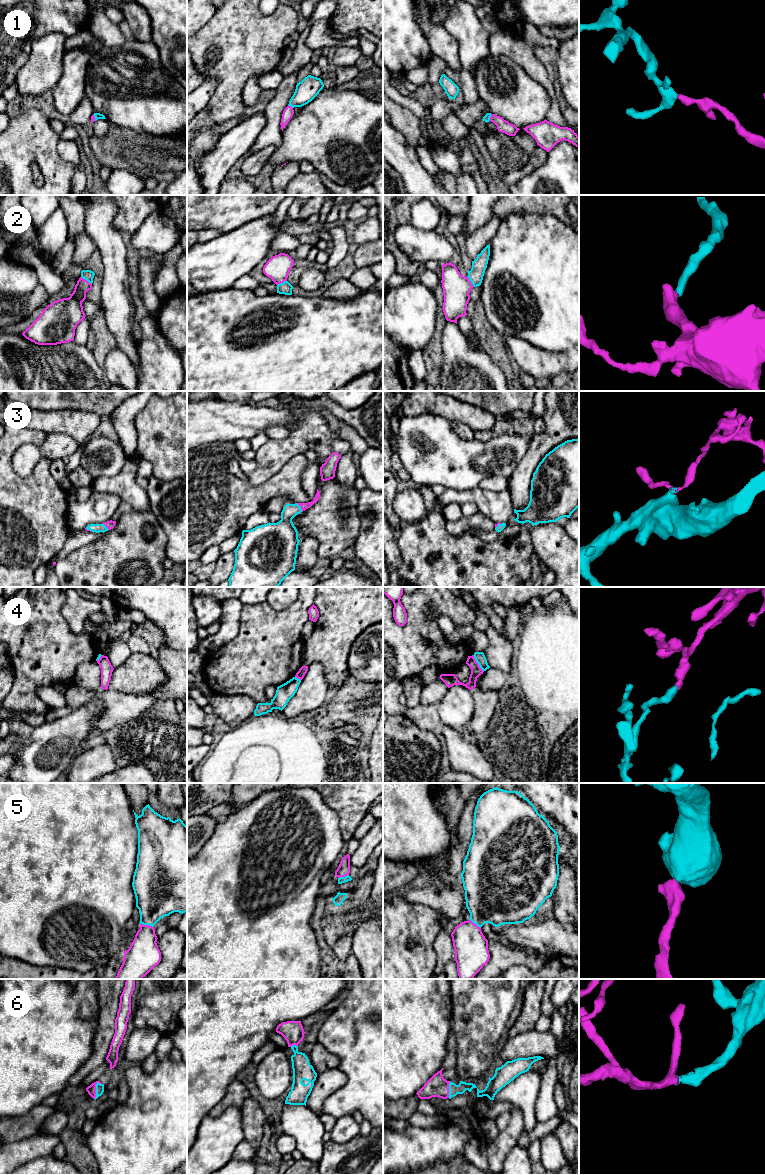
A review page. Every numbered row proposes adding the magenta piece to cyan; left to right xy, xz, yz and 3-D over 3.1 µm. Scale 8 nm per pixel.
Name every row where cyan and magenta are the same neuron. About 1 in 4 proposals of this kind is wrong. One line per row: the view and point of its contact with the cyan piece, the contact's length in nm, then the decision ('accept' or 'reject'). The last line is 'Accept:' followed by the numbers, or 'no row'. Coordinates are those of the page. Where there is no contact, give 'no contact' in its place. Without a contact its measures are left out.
1: contact xz (290, 105); length 50 nm; accept
2: contact xy (86, 279); length 110 nm; accept
3: contact xz (300, 507); length 90 nm; accept
4: contact yz (477, 662); length 160 nm; reject
5: contact xy (147, 924); length 120 nm; accept
6: contact xy (96, 1090); length 150 nm; accept
Accept: 1, 2, 3, 5, 6

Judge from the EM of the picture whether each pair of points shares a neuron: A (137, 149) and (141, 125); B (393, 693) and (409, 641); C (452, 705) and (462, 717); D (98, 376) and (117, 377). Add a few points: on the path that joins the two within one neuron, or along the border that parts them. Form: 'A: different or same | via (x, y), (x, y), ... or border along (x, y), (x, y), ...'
A: different | border along (117, 126), (129, 128), (136, 132), (163, 136)
B: different | border along (393, 677), (402, 680)
C: same | via (455, 708), (459, 714)
D: different | border along (102, 368), (105, 377)

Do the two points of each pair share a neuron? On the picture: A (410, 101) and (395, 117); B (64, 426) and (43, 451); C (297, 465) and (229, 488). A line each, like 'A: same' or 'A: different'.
A: different
B: different
C: same

